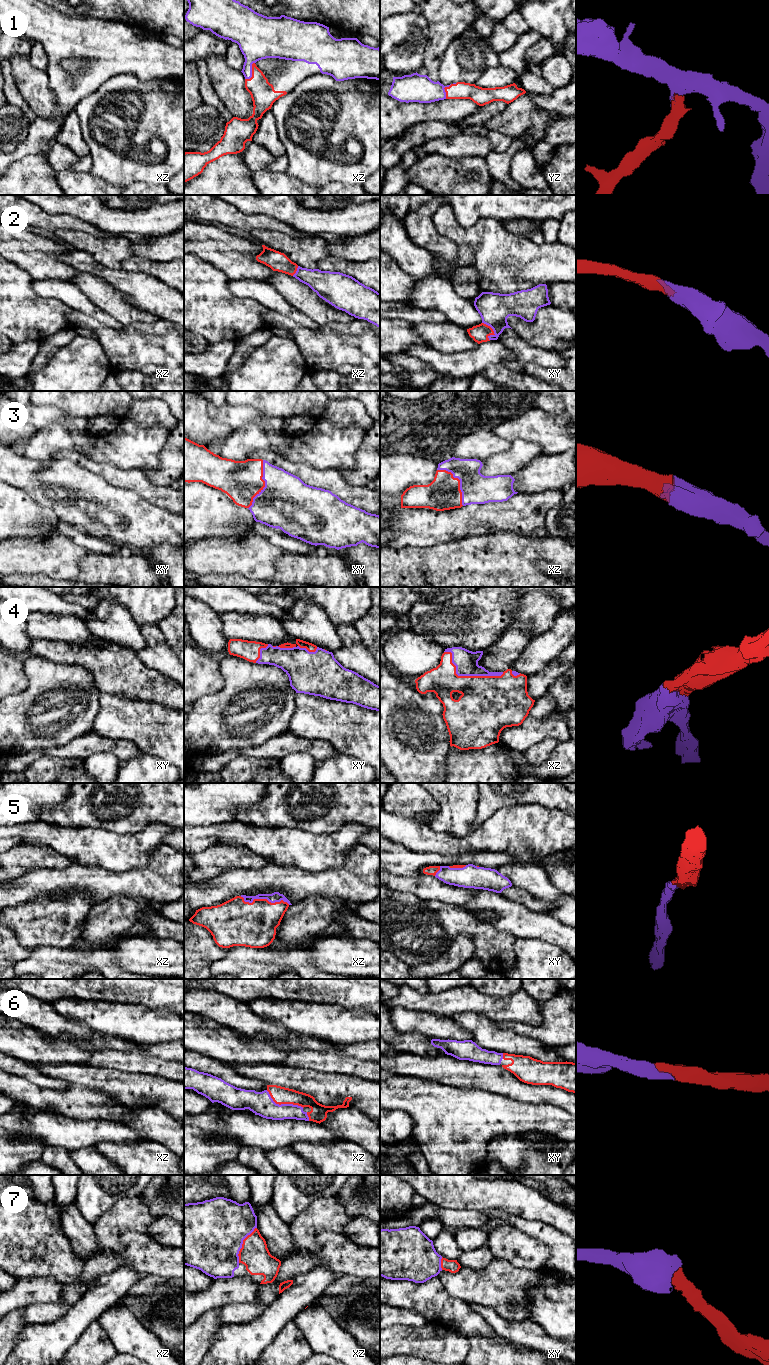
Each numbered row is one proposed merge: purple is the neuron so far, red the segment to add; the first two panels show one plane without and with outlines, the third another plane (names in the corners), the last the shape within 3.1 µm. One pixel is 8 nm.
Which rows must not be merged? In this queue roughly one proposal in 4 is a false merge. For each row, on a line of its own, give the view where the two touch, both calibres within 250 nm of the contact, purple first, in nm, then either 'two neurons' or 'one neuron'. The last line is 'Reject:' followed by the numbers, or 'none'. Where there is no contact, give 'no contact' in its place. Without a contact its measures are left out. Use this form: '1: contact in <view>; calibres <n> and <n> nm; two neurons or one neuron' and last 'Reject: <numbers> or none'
1: contact in xz; calibres 280 and 200 nm; one neuron
2: contact in xy; calibres 260 and 140 nm; one neuron
3: contact in xy; calibres 420 and 320 nm; one neuron
4: contact in xz; calibres 190 and 380 nm; one neuron
5: contact in xz; calibres 80 and 360 nm; one neuron
6: contact in xz; calibres 190 and 140 nm; one neuron
7: contact in xz; calibres 500 and 240 nm; one neuron
Reject: none

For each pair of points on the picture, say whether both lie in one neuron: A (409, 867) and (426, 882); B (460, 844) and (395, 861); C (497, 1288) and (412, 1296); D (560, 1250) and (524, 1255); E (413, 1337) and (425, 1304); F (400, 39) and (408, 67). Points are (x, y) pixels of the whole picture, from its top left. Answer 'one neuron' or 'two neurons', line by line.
A: two neurons
B: two neurons
C: two neurons
D: two neurons
E: two neurons
F: one neuron

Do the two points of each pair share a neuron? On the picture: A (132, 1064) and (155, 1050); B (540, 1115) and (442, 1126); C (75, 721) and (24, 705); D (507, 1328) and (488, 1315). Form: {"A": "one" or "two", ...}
{"A": "two", "B": "one", "C": "one", "D": "one"}

